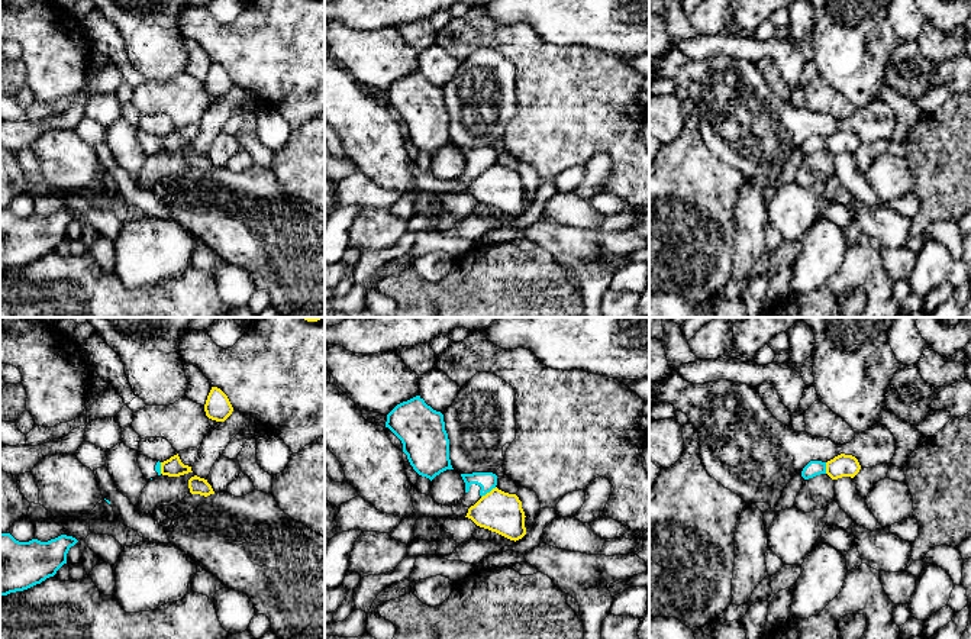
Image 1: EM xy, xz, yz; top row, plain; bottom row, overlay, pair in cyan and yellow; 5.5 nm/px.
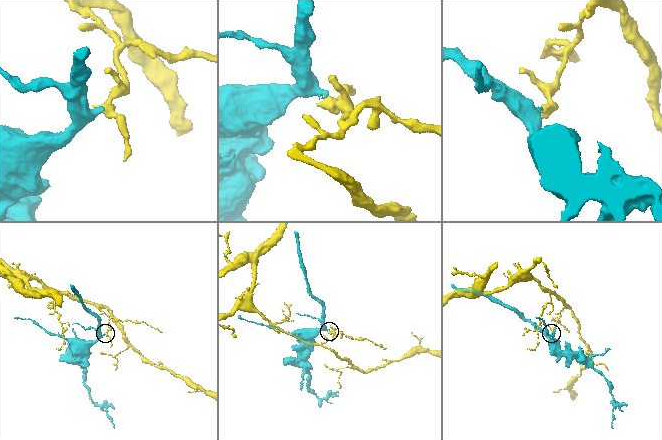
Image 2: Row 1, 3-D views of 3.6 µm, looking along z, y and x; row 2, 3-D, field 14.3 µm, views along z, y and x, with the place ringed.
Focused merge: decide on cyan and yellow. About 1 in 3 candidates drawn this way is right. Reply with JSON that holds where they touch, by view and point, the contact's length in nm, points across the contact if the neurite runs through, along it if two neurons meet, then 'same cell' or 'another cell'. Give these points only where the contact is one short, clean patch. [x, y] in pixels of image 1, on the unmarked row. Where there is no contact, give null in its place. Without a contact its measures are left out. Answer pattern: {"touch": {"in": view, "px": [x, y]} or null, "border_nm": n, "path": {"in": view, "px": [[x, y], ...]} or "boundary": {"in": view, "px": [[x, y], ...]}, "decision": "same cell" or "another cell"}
{"touch": {"in": "xz", "px": [489, 167]}, "border_nm": 110, "boundary": {"in": "xz", "px": [[496, 163], [481, 173]]}, "decision": "another cell"}

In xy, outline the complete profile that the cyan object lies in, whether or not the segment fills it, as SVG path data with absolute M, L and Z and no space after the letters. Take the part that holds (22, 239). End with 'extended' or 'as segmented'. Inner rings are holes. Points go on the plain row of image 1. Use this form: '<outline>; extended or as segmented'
M0 209L0 272L41 259L67 239L67 229L78 216L61 210L48 217L19 217Z; as segmented

